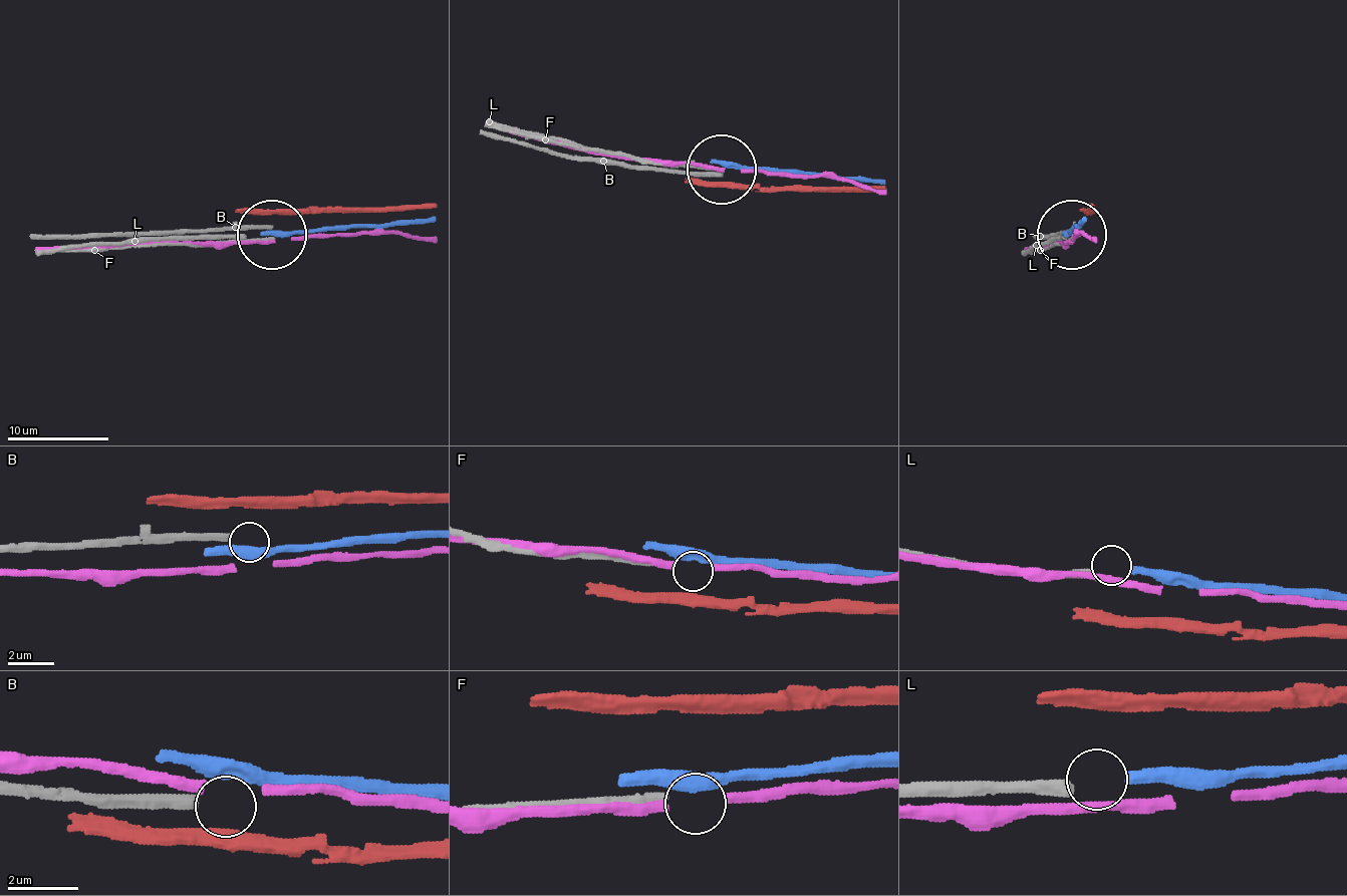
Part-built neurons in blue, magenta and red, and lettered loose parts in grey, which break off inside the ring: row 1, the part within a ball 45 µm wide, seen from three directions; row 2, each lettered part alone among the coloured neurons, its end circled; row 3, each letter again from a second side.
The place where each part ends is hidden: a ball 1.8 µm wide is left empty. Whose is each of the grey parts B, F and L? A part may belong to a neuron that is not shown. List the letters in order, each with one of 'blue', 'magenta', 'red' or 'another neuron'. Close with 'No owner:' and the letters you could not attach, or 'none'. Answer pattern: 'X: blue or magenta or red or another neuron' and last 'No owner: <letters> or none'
B: another neuron
F: another neuron
L: blue
No owner: B, F

